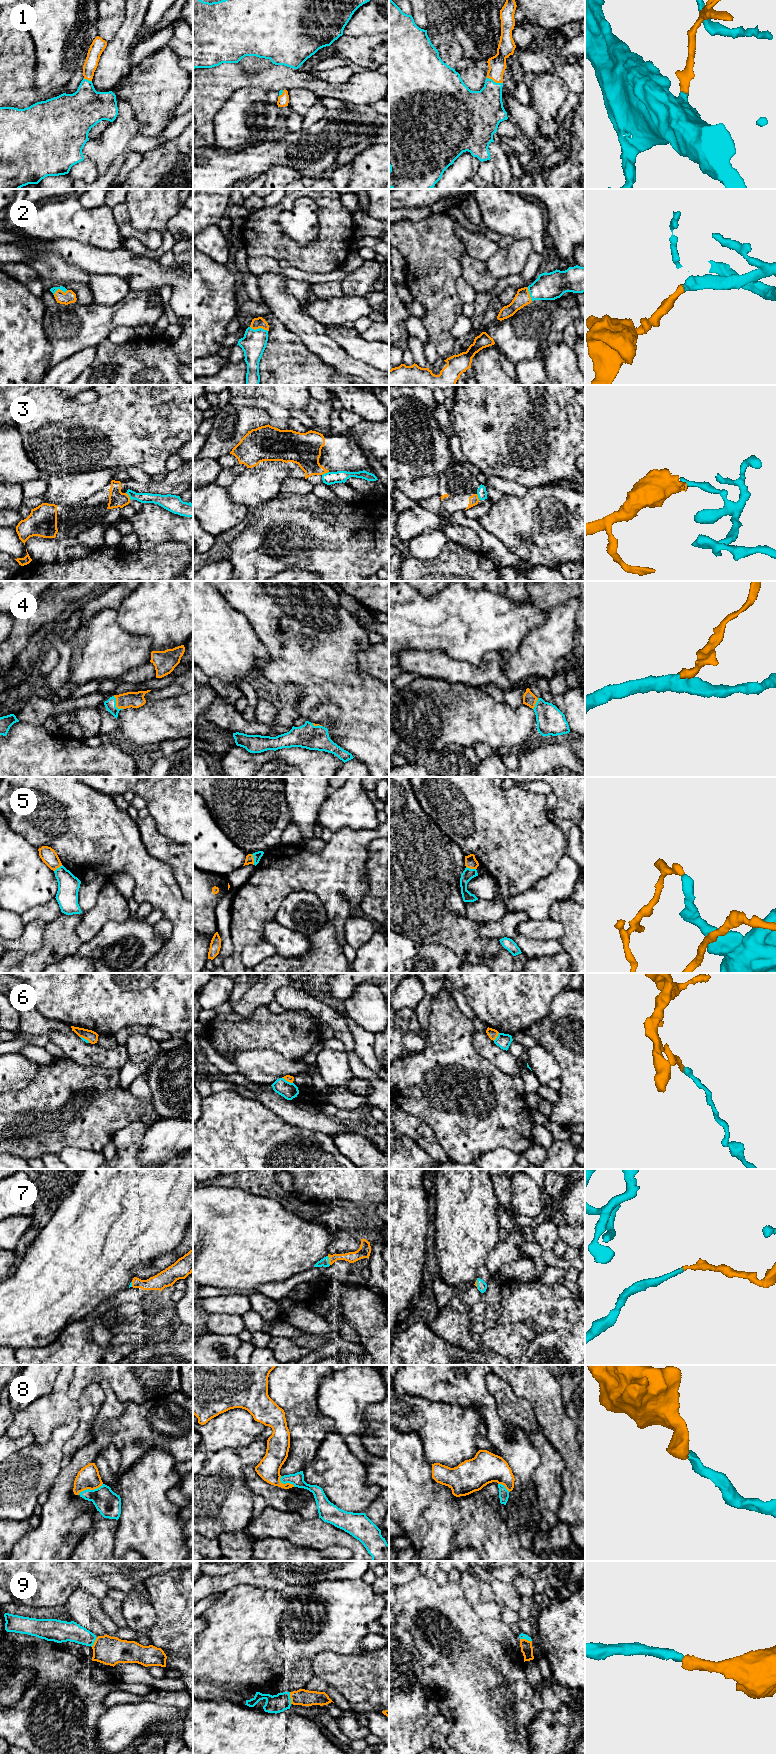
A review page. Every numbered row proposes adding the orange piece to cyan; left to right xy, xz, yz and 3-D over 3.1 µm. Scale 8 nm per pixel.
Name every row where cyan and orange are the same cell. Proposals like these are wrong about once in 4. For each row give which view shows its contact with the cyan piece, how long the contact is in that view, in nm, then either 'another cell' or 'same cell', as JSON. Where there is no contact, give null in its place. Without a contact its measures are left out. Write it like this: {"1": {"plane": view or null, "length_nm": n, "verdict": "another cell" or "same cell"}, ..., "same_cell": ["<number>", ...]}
{"1": {"plane": "yz", "length_nm": 140, "verdict": "same cell"}, "2": {"plane": "xz", "length_nm": 150, "verdict": "same cell"}, "3": {"plane": "xy", "length_nm": 70, "verdict": "another cell"}, "4": {"plane": "xy", "length_nm": 130, "verdict": "same cell"}, "5": {"plane": "xz", "length_nm": 90, "verdict": "another cell"}, "6": {"plane": "xz", "length_nm": 100, "verdict": "another cell"}, "7": {"plane": "xz", "length_nm": 80, "verdict": "same cell"}, "8": {"plane": "xy", "length_nm": 220, "verdict": "same cell"}, "9": {"plane": "xz", "length_nm": 100, "verdict": "same cell"}, "same_cell": ["1", "2", "4", "7", "8", "9"]}

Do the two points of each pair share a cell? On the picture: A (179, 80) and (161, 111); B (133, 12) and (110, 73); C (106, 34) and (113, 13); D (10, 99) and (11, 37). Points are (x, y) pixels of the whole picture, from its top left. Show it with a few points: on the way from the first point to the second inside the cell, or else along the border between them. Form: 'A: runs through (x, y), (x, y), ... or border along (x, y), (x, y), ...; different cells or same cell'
A: runs through (171, 88), (161, 98), (161, 103); same cell
B: runs through (129, 27), (125, 41), (115, 58); same cell
C: runs through (107, 29), (110, 18); same cell
D: runs through (10, 84), (10, 52); same cell

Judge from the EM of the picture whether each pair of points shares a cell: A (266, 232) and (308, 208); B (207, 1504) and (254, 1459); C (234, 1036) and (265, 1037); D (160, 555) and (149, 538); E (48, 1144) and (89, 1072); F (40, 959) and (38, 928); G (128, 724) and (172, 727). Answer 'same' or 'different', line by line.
A: different
B: same
C: same
D: different
E: same
F: different
G: same

